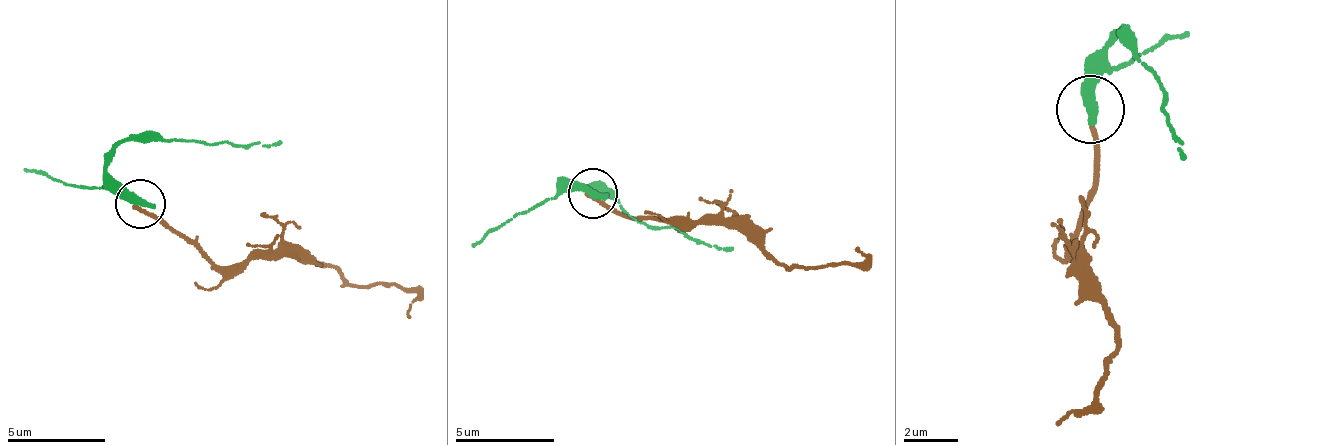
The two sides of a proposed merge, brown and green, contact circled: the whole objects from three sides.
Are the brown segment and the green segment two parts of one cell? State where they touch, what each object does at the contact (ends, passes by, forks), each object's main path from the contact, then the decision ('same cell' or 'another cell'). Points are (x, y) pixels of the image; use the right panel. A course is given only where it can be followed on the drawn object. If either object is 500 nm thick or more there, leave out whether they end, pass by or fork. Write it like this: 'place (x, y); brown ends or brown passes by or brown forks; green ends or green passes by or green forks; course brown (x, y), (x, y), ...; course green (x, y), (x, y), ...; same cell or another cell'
place (1090, 109); brown ends; green ends; course brown (1088, 110), (1090, 202), (1075, 238), (1082, 280), (1119, 349), (1105, 367), (1101, 392), (1086, 407), (1059, 421); course green (1088, 110), (1105, 46), (1130, 29), (1128, 48), (1159, 86), (1163, 111), (1185, 153); another cell

